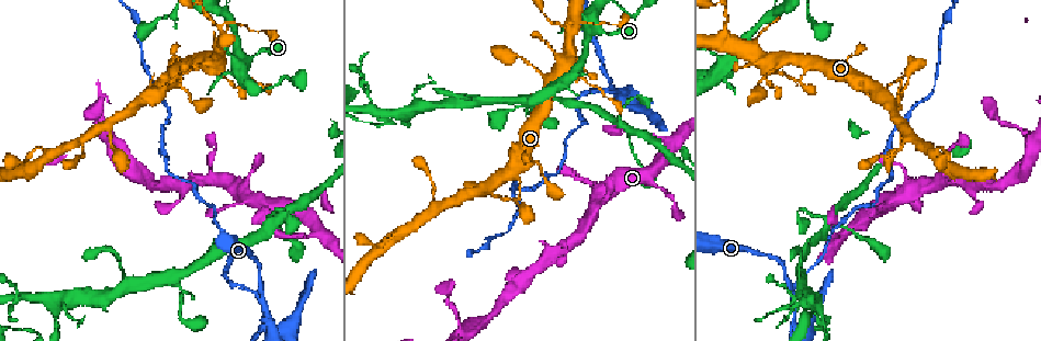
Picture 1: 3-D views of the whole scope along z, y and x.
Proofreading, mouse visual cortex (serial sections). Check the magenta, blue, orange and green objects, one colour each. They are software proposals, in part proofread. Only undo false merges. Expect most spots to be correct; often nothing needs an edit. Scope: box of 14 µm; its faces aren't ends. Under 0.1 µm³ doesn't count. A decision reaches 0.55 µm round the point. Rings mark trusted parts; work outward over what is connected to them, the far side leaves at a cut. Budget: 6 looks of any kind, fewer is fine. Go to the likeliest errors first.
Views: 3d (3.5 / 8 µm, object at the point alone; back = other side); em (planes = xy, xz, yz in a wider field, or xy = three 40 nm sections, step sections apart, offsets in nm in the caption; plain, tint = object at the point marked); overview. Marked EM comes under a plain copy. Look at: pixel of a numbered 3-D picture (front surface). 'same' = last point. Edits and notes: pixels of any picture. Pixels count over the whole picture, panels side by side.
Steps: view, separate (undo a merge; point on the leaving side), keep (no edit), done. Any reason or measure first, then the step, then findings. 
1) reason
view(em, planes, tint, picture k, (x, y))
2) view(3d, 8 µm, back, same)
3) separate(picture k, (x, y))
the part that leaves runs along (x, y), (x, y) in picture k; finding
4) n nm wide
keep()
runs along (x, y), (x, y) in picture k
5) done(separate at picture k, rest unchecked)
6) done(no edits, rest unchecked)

abrupt turn
view(3d, 3.5 µm, picture 1, (262, 301))

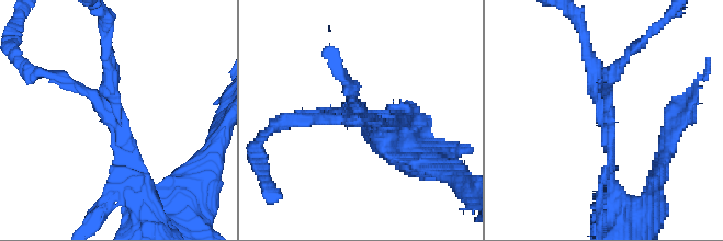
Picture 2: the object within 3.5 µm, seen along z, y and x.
3 arms; arms of 150, 150, 200 nm; shape alone is not enough
view(em, planes, tint, picture 2, (116, 114))

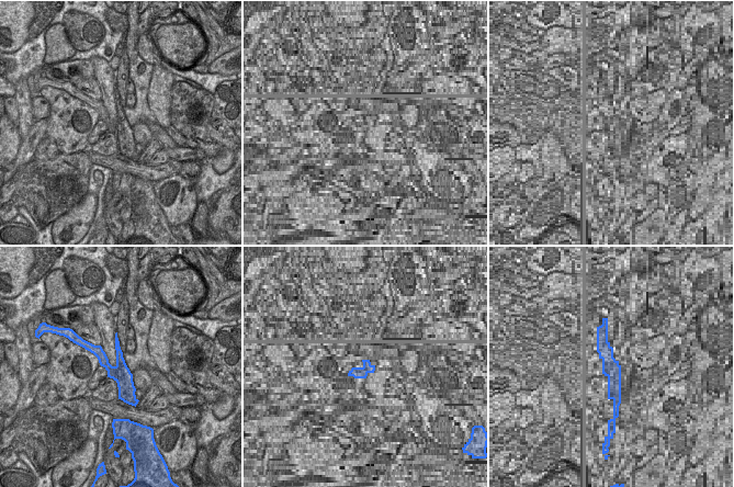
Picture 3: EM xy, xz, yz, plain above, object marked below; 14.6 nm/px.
separate(picture 2, (323, 112))
a second cell is stuck on

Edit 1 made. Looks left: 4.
sharp bend
view(3d, 3.5 µm, picture 1, (728, 59))

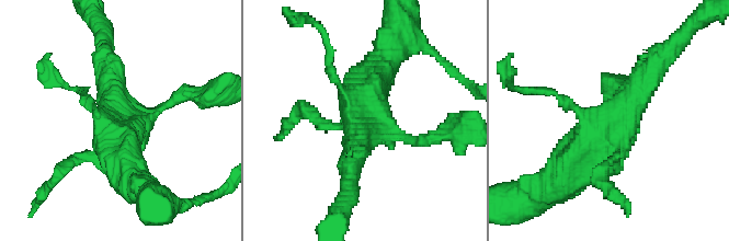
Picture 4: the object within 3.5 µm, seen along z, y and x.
view(em, xy, step 2, tint, picture 4, (618, 125))

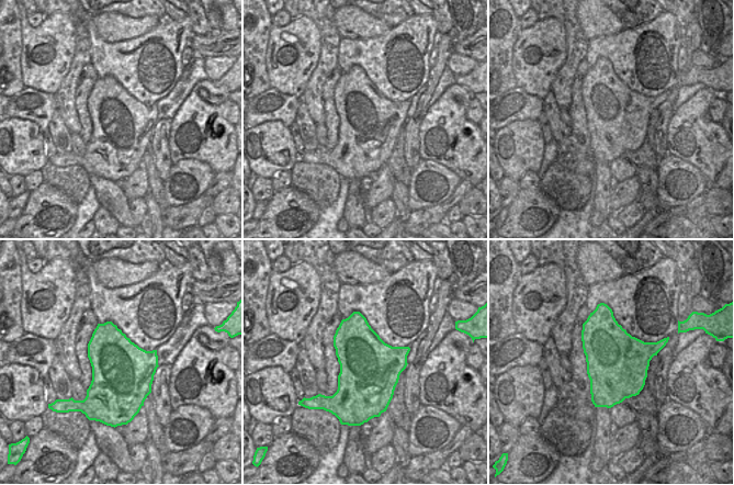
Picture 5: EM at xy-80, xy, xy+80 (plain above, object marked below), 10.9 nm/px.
keep()
runs along (188, 94), (124, 125), (106, 67) in picture 4; all the same cell

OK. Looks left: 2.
view(3d, 3.5 µm, picture 1, (212, 181))

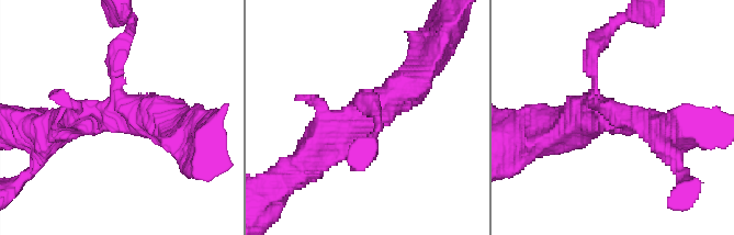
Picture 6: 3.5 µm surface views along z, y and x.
now the EM
view(em, xy, step 1, tint, picture 6, (123, 118))

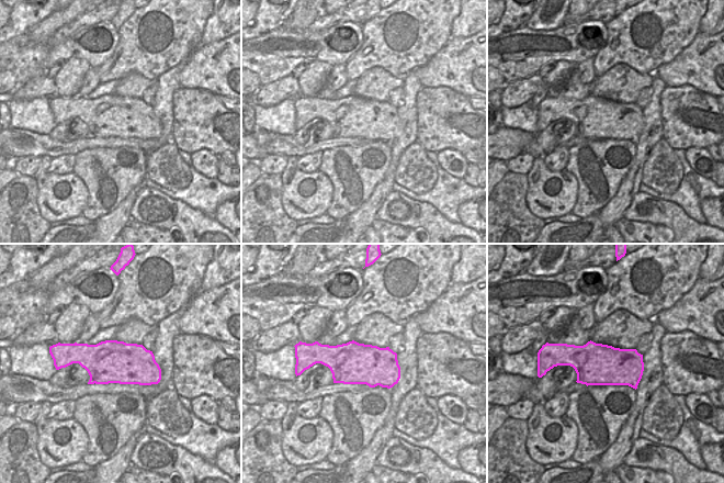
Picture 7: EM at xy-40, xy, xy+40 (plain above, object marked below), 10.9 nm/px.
keep()
runs along (424, 68), (373, 113), (308, 155) in picture 6; all the same cell

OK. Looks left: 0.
done(separate at picture 2, rest unchecked)

